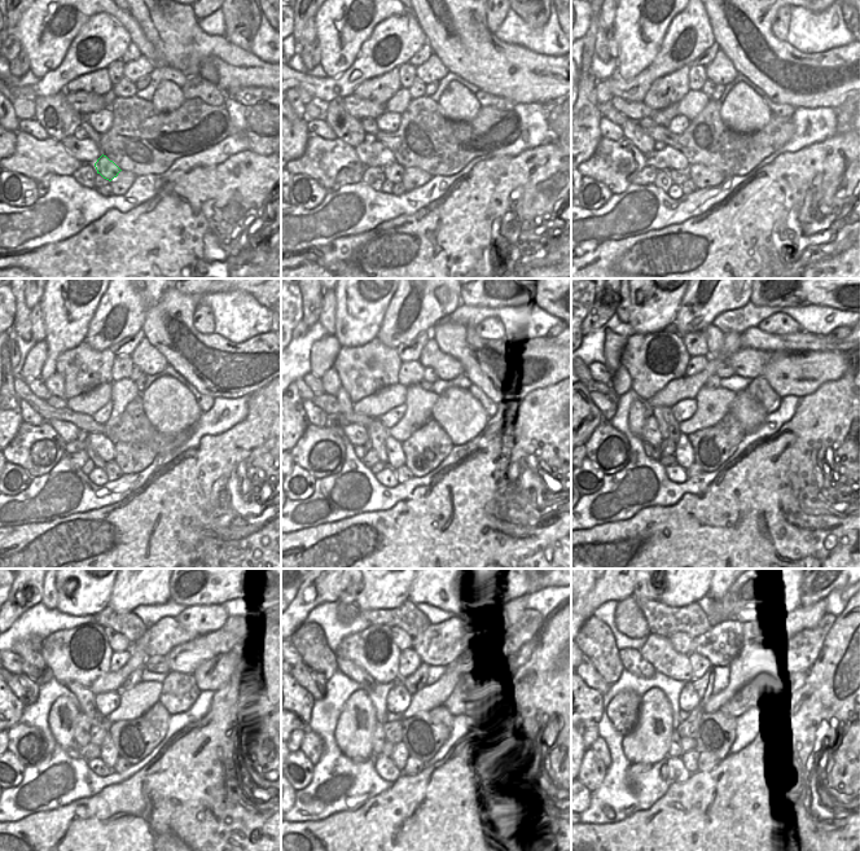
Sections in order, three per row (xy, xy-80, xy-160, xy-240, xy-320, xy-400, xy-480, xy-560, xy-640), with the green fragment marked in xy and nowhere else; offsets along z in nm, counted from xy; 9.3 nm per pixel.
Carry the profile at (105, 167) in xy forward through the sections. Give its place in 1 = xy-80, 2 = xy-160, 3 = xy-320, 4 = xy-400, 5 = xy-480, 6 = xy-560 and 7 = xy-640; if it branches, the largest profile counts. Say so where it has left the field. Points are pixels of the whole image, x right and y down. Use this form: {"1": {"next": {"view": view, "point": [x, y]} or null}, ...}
{"1": {"next": {"view": "xy-80", "point": [394, 172]}}, "2": {"next": {"view": "xy-160", "point": [679, 175]}}, "3": {"next": {"view": "xy-320", "point": [377, 431]}}, "4": {"next": {"view": "xy-400", "point": [668, 426]}}, "5": {"next": {"view": "xy-480", "point": [86, 698]}}, "6": {"next": {"view": "xy-560", "point": [347, 667]}}, "7": {"next": {"view": "xy-640", "point": [632, 659]}}}

